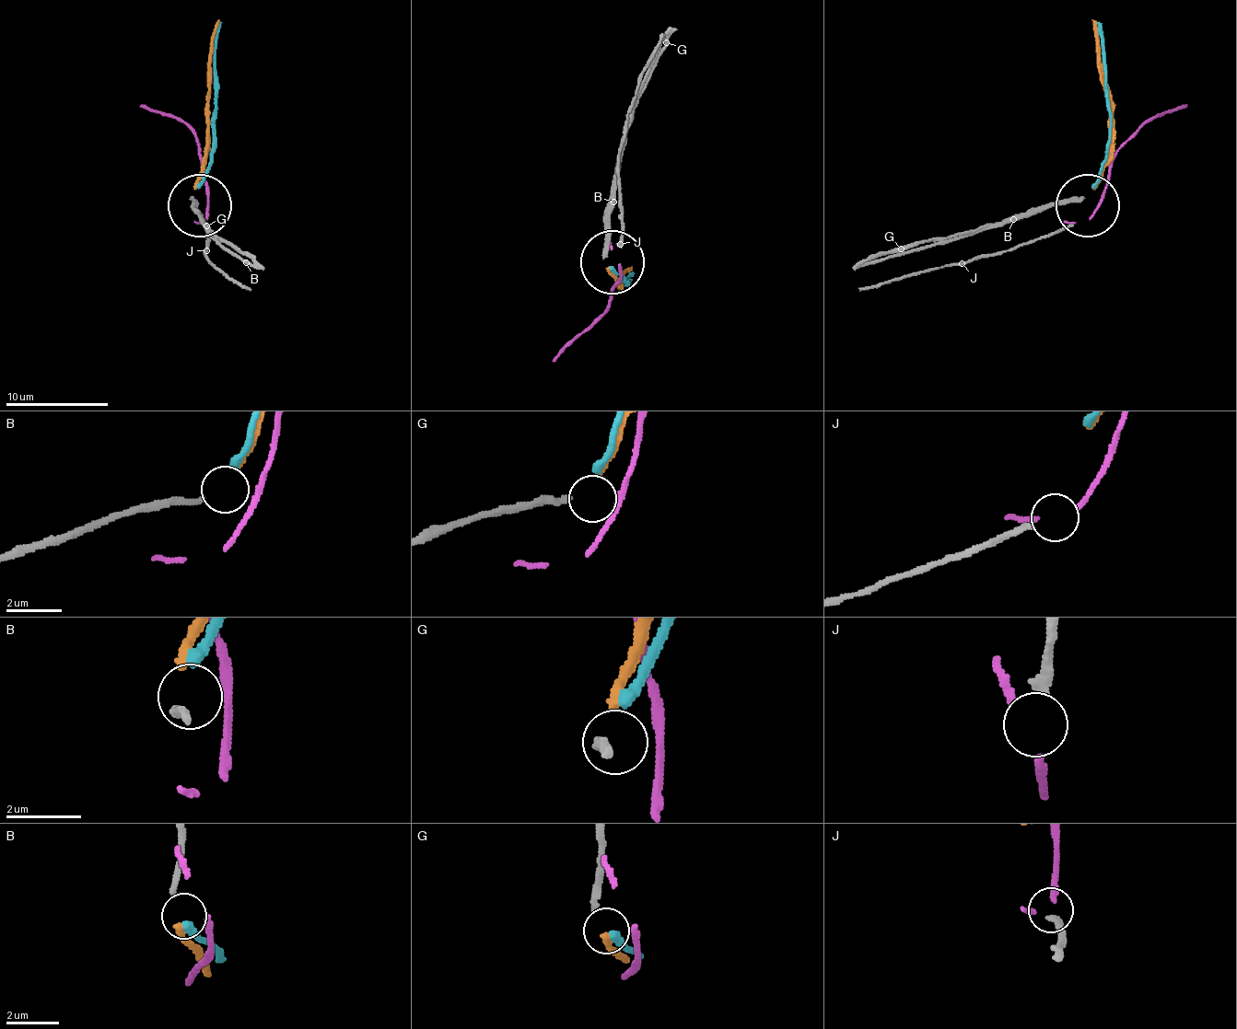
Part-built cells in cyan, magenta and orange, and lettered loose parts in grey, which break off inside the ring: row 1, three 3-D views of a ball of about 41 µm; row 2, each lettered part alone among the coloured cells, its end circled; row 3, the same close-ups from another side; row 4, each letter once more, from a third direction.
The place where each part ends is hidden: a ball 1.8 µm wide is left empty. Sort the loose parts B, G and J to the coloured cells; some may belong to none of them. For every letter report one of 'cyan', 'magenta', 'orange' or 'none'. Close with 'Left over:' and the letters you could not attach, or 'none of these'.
B: cyan
G: orange
J: none
Left over: J

